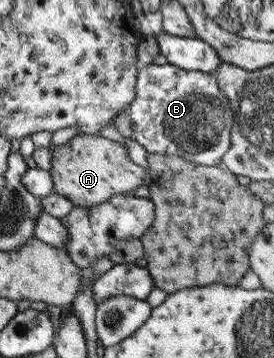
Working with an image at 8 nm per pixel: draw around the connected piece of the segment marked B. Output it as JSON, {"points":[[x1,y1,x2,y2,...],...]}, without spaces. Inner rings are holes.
{"points":[[146,65,137,72,136,97,128,105,126,113,130,120,130,139,140,144,146,153,178,155,192,163,216,165,222,155,230,148,230,127,232,127,232,108,229,101,217,88,214,74,200,71,187,71,174,65]]}

